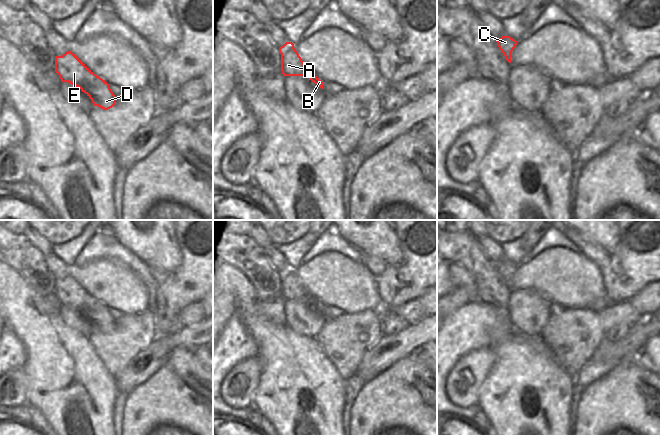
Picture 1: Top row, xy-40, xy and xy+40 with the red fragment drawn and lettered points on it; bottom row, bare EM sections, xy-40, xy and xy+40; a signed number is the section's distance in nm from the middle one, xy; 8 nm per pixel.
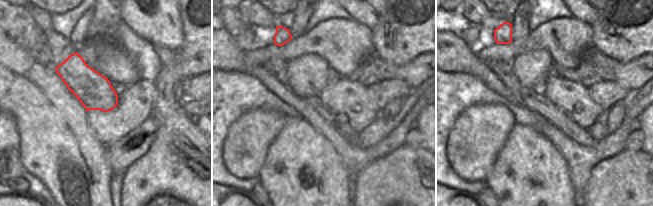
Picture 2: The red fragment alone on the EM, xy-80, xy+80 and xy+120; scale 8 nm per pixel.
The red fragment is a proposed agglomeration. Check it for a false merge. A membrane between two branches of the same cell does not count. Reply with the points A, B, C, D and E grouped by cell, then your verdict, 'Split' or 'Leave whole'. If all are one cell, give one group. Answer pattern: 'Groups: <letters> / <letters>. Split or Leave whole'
Groups: A B C D E. Leave whole

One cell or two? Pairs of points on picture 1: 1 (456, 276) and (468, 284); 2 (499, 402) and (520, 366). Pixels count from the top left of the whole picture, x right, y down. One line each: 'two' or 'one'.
1: one
2: one

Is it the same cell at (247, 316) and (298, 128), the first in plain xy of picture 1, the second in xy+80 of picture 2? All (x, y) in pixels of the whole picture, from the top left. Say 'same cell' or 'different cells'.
same cell

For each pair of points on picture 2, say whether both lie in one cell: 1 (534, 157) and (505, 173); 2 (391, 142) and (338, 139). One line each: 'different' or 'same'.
1: same
2: same

